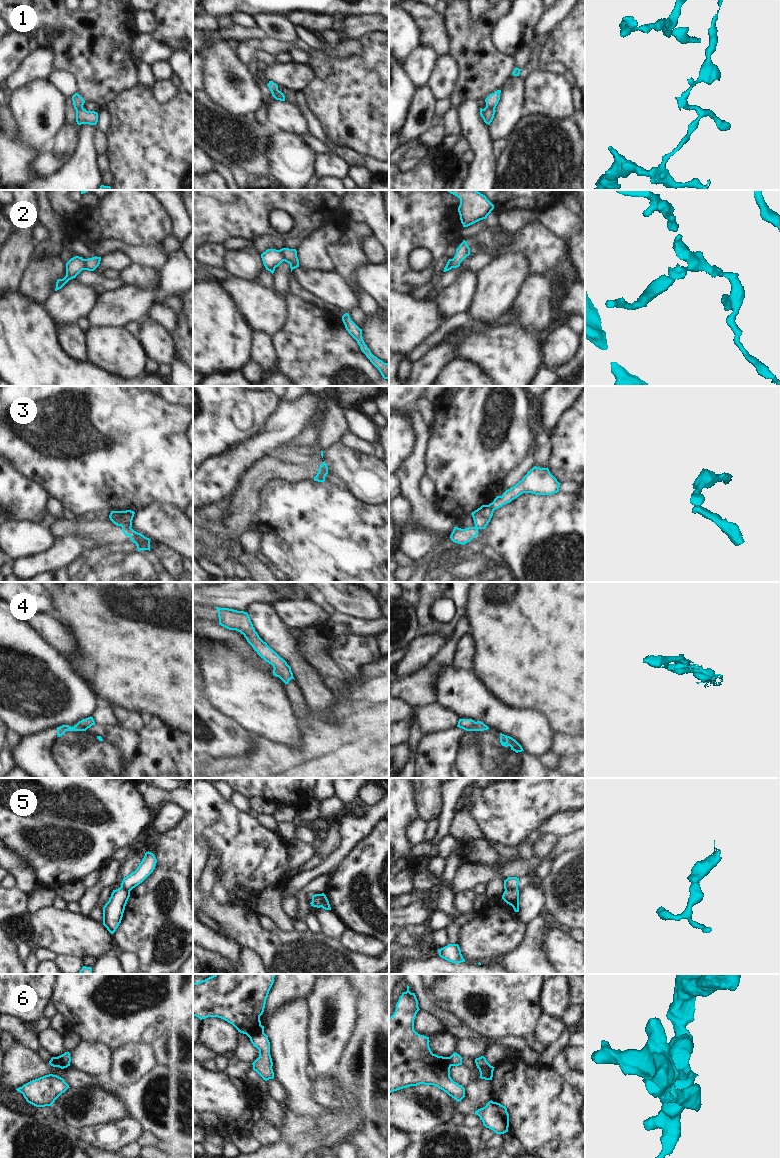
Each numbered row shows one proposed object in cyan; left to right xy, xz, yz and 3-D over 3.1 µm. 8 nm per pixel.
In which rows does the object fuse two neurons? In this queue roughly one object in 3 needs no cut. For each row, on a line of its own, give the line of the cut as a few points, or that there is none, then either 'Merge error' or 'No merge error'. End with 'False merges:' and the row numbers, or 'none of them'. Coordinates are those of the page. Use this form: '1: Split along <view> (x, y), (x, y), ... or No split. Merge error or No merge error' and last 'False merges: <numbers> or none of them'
1: Split along yz (494, 108), (487, 108), (482, 117). Merge error
2: Split along xy (84, 259), (82, 269). Merge error
3: Split along xz (327, 473), (317, 474). Merge error
4: Split along yz (476, 722), (470, 730). Merge error
5: Split along xz (319, 894), (322, 906). Merge error
6: Split along xz (263, 1031), (249, 1037). Merge error
False merges: 1, 2, 3, 4, 5, 6.

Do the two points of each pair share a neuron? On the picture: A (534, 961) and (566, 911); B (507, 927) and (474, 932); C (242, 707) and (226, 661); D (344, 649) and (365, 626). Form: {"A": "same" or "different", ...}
{"A": "different", "B": "same", "C": "same", "D": "different"}

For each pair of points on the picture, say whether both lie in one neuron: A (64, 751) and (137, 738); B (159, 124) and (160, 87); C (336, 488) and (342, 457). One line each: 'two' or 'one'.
A: one
B: two
C: two

